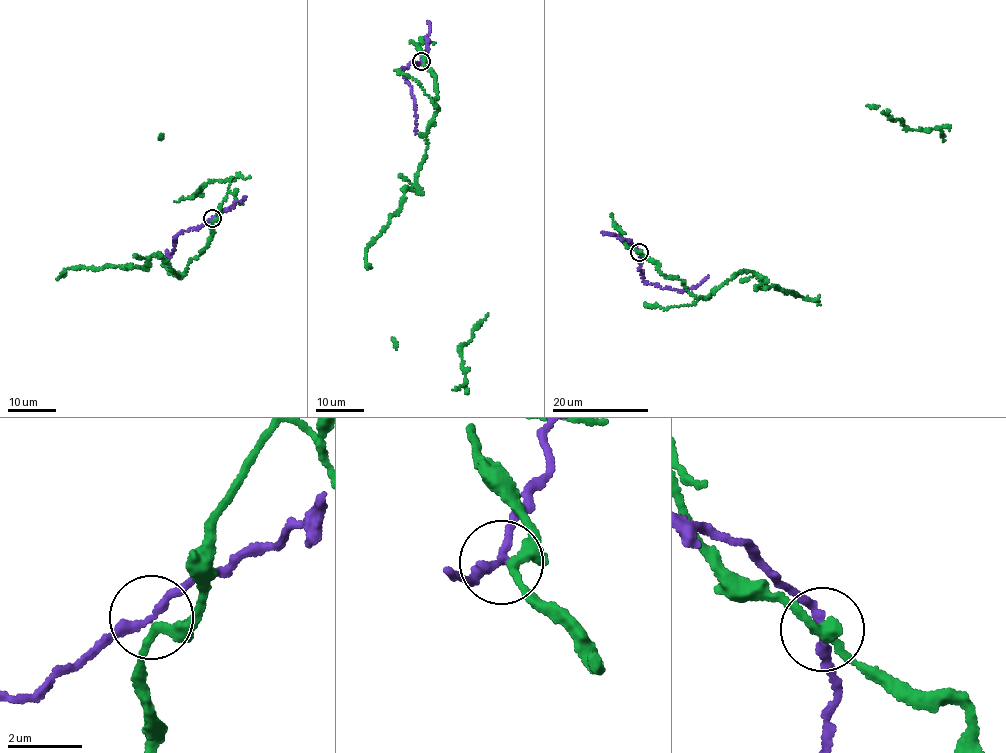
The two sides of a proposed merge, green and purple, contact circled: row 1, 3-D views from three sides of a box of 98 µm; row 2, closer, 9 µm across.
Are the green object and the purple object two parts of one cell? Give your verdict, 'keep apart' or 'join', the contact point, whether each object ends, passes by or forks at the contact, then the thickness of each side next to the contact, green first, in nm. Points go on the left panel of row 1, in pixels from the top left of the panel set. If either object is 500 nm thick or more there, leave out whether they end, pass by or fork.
keep apart; place (212, 218); green passes by; purple passes by; calibres 280 and 200 nm

